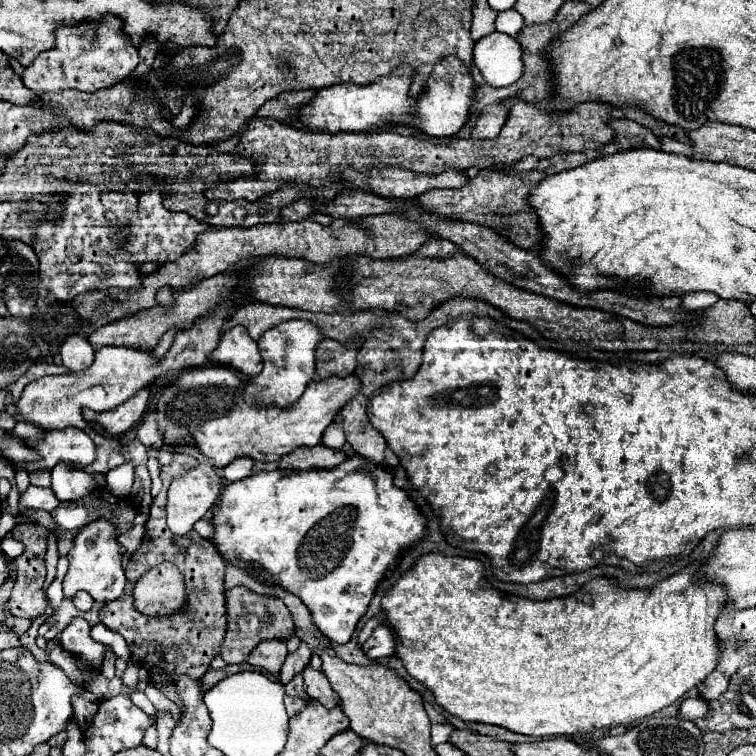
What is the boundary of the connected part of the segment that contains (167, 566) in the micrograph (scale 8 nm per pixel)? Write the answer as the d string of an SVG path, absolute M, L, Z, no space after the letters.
M162 562L140 576L134 608L146 616L170 616L186 608L184 576L172 562Z

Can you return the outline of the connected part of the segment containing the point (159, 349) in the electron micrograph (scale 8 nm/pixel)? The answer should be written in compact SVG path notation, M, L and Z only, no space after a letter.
M173 328L162 336L157 347L154 349L153 355L156 360L162 360L162 358L168 352L170 346L172 345L176 332L178 332L178 330L174 330Z

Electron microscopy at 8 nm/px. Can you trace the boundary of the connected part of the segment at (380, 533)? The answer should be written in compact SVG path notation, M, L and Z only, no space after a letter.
M350 456L350 458L346 458L344 464L336 466L334 470L306 470L306 472L288 470L284 474L280 474L280 470L276 470L276 472L256 472L256 474L244 478L244 480L228 482L226 488L222 490L220 500L214 504L214 516L210 518L210 524L214 528L212 542L214 542L216 550L220 552L220 556L226 560L226 563L236 567L244 567L247 562L252 562L254 566L258 564L258 567L266 570L263 578L265 584L280 586L286 592L298 596L304 602L304 606L310 610L310 616L312 616L312 622L316 624L316 628L330 642L346 644L352 638L358 620L364 616L364 612L366 612L366 608L368 608L368 604L370 604L370 600L374 596L374 590L376 590L378 582L384 578L386 570L396 562L396 558L400 556L402 550L416 544L426 534L426 518L416 508L416 504L404 494L406 494L404 490L400 490L400 488L396 488L392 484L392 474L388 470L384 470L382 466L376 466L374 462L370 462L370 460L362 458L362 456Z

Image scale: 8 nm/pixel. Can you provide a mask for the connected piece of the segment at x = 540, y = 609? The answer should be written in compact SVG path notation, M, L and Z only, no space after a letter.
M424 554L420 556L410 570L406 570L398 582L386 592L380 604L380 612L386 614L388 626L396 634L396 656L404 662L404 668L412 678L422 682L432 694L438 706L442 706L448 714L468 720L468 722L484 722L502 726L510 732L526 734L526 736L570 736L570 734L588 734L599 729L613 726L629 726L636 720L652 716L654 712L674 704L680 700L692 686L698 686L718 664L720 660L720 646L716 642L714 620L722 612L726 594L724 588L712 582L694 582L696 570L700 562L690 564L682 572L658 582L650 590L622 590L608 578L594 578L582 590L572 596L554 598L546 602L532 602L518 596L506 596L492 586L482 576L482 562L474 558L462 556L444 556L444 554Z

